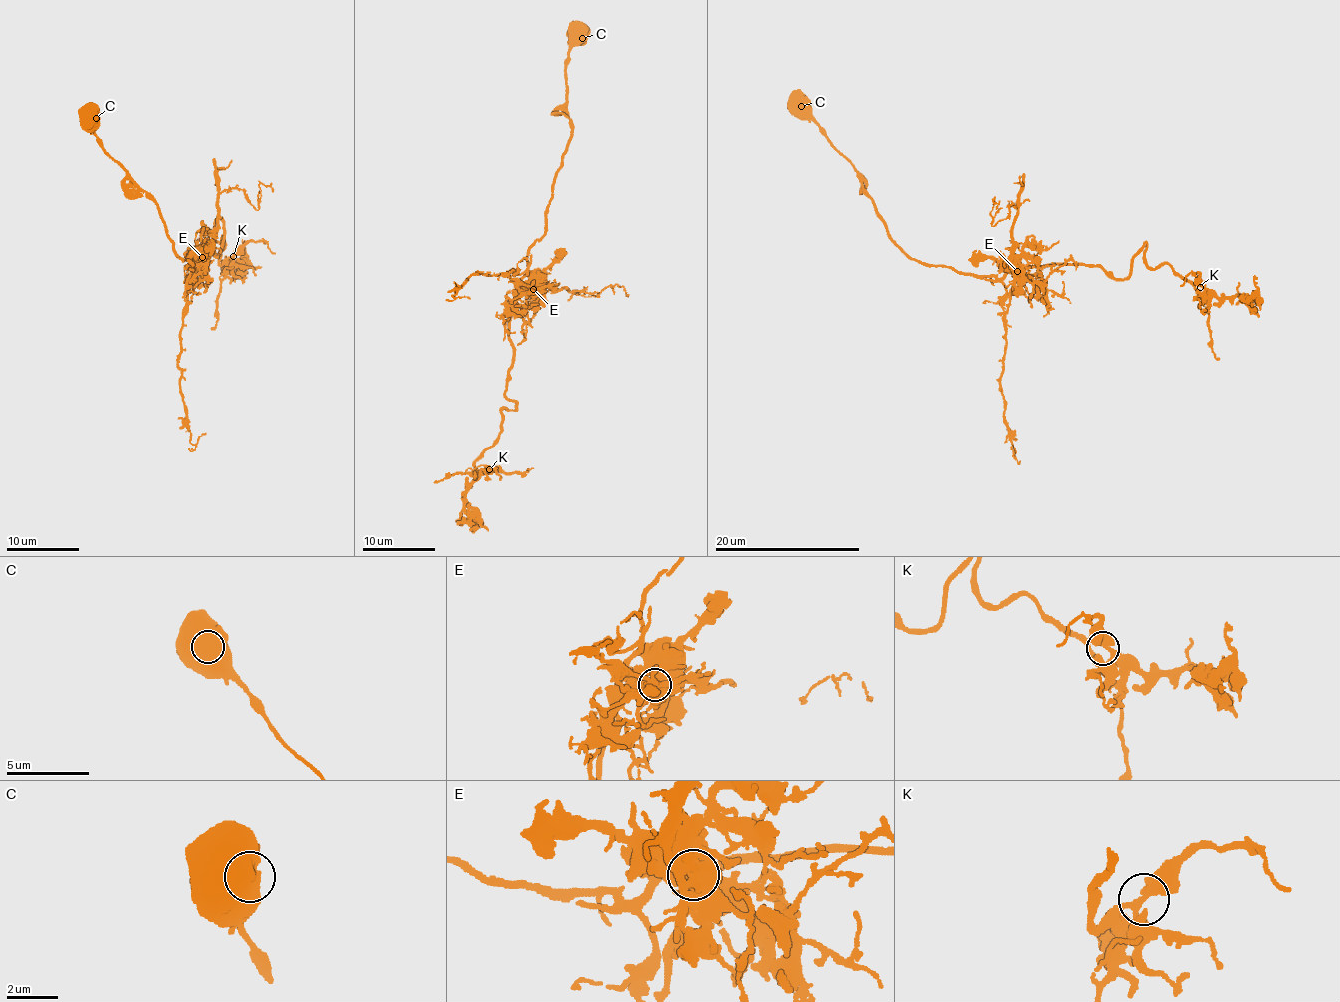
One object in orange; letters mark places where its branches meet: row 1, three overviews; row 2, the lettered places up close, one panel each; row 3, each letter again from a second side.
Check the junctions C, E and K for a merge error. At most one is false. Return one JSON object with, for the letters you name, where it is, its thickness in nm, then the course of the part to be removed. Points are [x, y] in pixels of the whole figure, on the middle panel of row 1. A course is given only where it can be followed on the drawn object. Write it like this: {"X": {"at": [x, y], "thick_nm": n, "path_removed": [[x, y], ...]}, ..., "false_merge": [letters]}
{"E": {"at": [533, 289], "thick_nm": 650, "path_removed": [[532, 288], [506, 273], [486, 276], [475, 272], [452, 295], [470, 298]]}, "false_merge": ["E"]}

